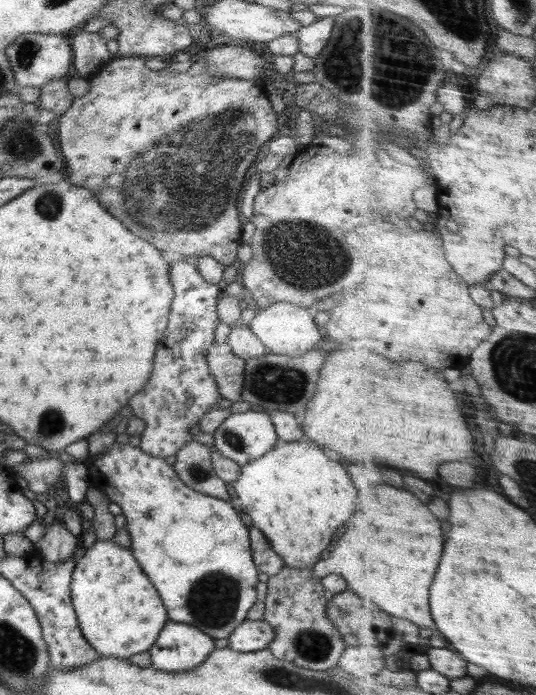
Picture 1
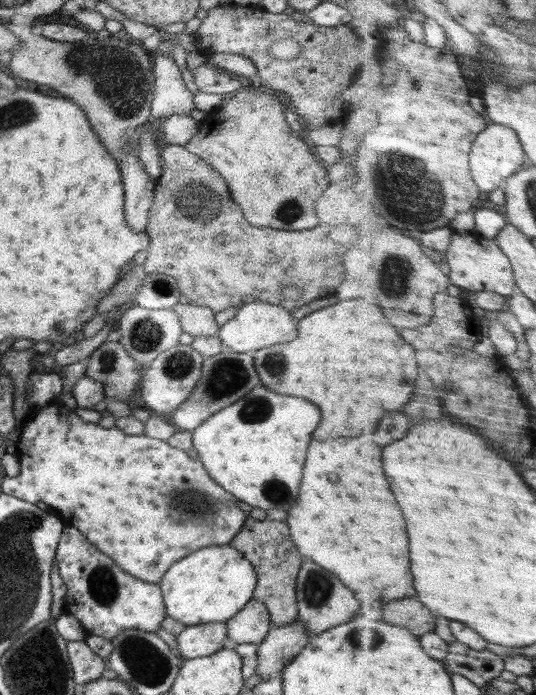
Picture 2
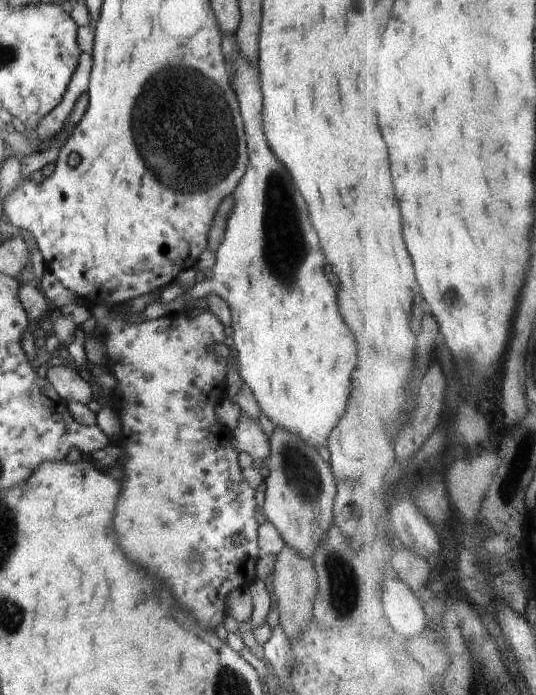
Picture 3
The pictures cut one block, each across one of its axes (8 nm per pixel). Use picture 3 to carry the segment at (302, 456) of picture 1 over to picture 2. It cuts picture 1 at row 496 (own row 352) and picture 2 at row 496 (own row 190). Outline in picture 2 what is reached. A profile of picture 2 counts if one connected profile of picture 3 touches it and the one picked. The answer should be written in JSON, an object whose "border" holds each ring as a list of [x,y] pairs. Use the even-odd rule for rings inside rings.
{"border":[[[260,384],[234,404],[226,405],[226,408],[209,416],[191,433],[199,461],[204,464],[210,478],[226,492],[235,496],[237,500],[262,510],[271,508],[290,510],[298,500],[298,486],[302,480],[306,450],[318,422],[320,410],[312,402],[296,396],[274,394]]]}

